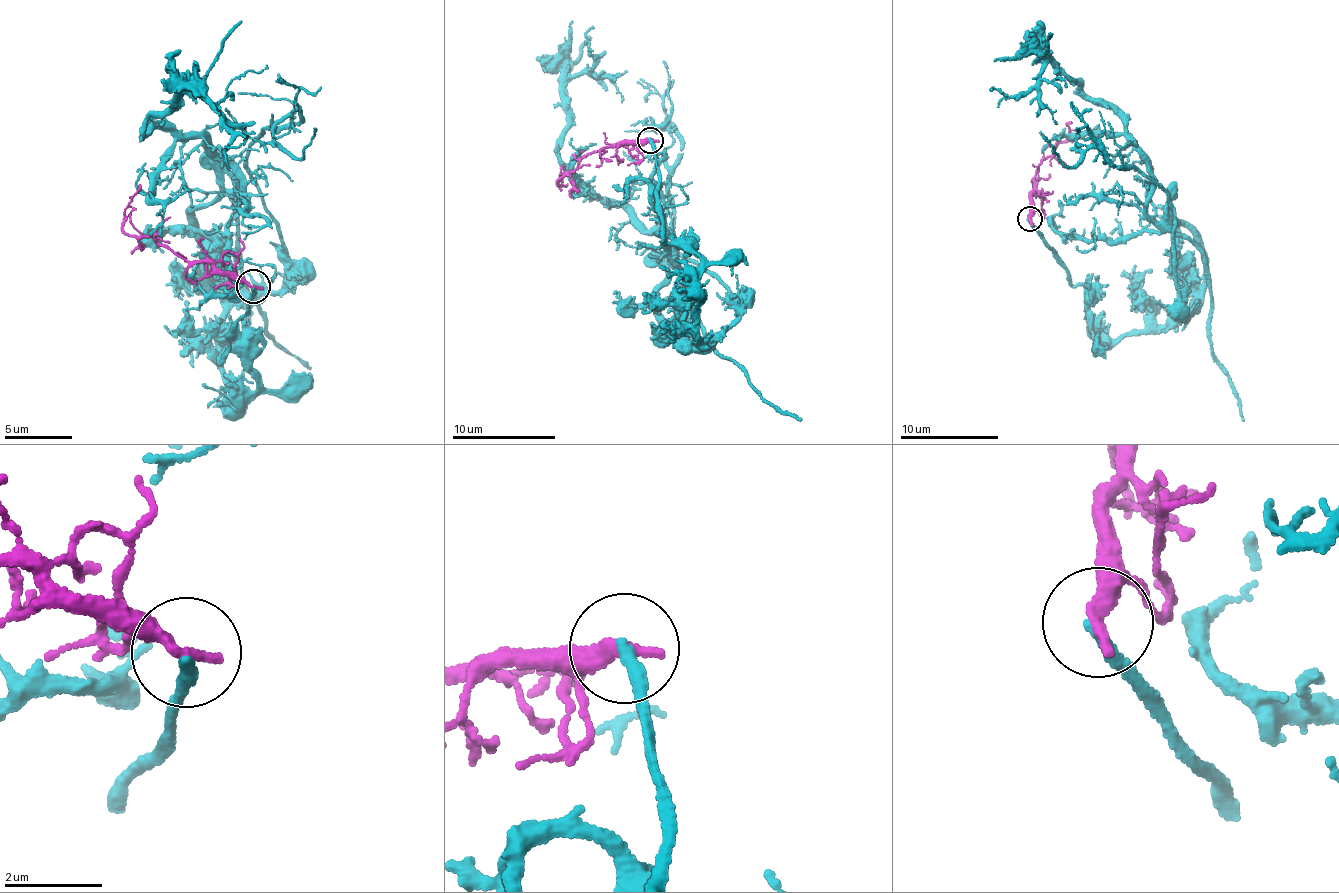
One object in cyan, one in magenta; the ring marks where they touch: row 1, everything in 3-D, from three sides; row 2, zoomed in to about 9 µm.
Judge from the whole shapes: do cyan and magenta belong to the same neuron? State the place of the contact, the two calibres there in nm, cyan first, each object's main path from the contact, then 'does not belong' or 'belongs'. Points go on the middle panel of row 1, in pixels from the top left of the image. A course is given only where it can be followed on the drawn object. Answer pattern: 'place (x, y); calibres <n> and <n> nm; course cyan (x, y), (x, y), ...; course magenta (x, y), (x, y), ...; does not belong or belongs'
place (650, 140); calibres 240 and 360 nm; course cyan (649, 138), (664, 241), (703, 269), (699, 347), (656, 298), (668, 229), (559, 159), (593, 25); course magenta (649, 140), (599, 150), (582, 159), (556, 185), (560, 186), (563, 167); does not belong

